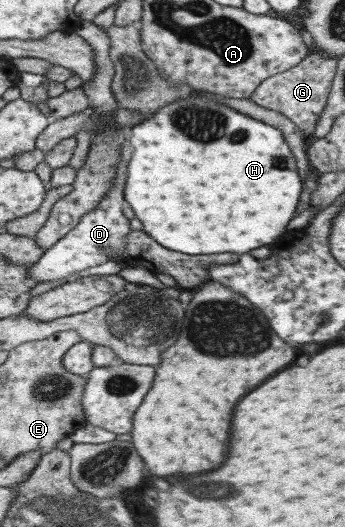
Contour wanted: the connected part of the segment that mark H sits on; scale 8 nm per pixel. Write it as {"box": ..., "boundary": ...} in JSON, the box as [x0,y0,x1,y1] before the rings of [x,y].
{"box":[123,91,301,255],"boundary":[[[189,91],[187,97],[183,99],[175,99],[172,103],[167,103],[163,107],[155,109],[145,119],[131,128],[131,134],[127,139],[127,145],[131,146],[131,157],[127,159],[127,177],[125,177],[125,187],[123,189],[124,200],[129,203],[134,217],[137,217],[143,225],[143,231],[157,241],[161,247],[169,249],[169,251],[179,251],[185,255],[213,255],[213,253],[247,253],[251,249],[263,247],[273,243],[275,237],[279,237],[281,233],[285,233],[285,225],[291,221],[291,217],[295,215],[297,203],[299,203],[299,195],[301,195],[301,181],[295,169],[295,161],[293,154],[289,151],[283,135],[279,133],[279,129],[271,127],[257,119],[251,119],[243,113],[237,111],[229,111],[231,107],[211,101],[211,95],[201,92]]]}

